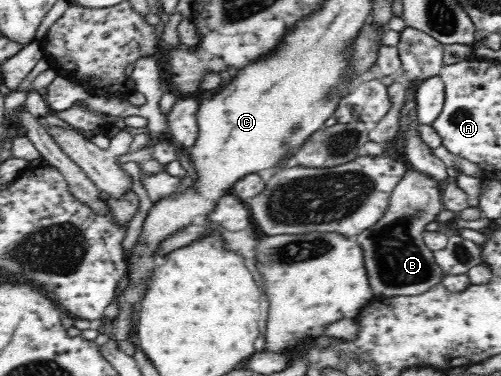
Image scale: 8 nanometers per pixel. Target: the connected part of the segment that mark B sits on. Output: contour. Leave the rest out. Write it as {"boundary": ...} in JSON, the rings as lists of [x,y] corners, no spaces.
{"boundary":[[[414,167],[407,168],[391,192],[382,218],[354,238],[361,248],[366,277],[374,297],[418,296],[443,280],[444,273],[435,263],[434,252],[423,241],[423,232],[445,209],[442,190],[448,183],[454,183],[454,177],[447,176],[440,181]]]}

